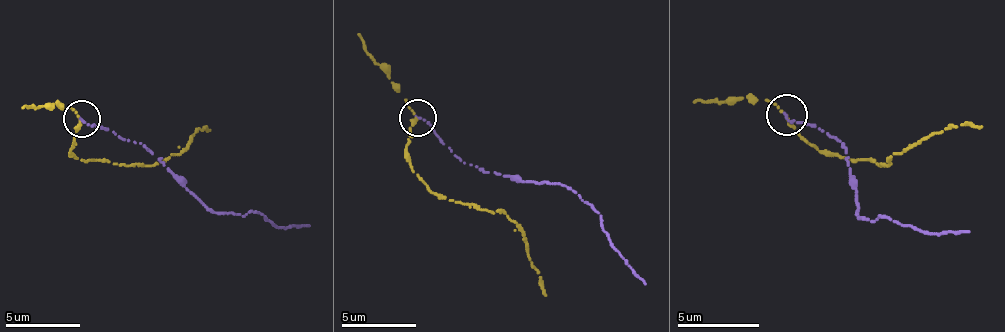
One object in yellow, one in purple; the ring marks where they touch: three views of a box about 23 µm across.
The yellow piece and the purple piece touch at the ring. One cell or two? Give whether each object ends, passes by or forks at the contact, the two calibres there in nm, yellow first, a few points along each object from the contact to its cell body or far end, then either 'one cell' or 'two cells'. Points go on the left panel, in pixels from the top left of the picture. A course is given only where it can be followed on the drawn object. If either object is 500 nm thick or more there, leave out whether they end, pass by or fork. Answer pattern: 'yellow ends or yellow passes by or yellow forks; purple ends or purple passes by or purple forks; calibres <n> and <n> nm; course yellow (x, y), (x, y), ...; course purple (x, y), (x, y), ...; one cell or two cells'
yellow passes by; purple ends; calibres 190 and 160 nm; course yellow (80, 120), (69, 153), (80, 161), (114, 165), (166, 157), (204, 127), (211, 131); course purple (80, 120), (118, 138), (140, 142), (189, 191), (223, 213), (260, 213), (279, 228), (309, 224); one cell

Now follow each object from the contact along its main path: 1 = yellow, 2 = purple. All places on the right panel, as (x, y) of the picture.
1: (787, 115), (820, 152), (878, 165), (960, 123), (980, 127)
2: (787, 115), (841, 140), (857, 193), (857, 218), (890, 218), (931, 234), (968, 230)

